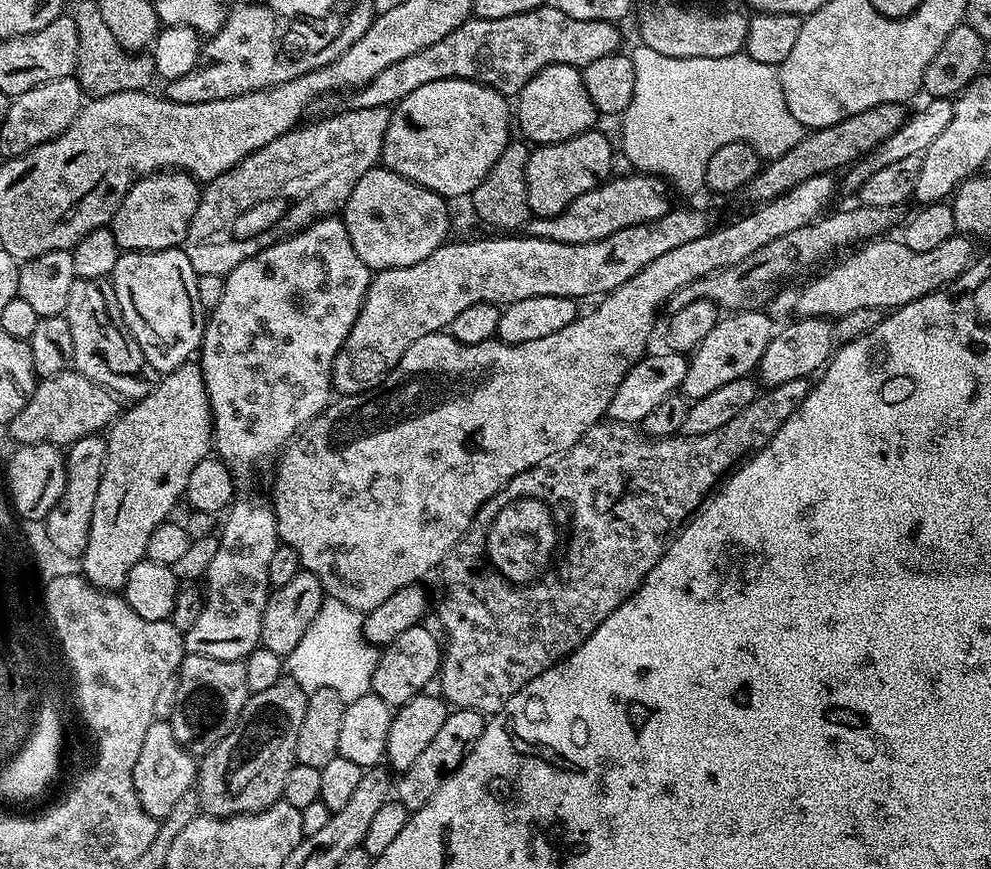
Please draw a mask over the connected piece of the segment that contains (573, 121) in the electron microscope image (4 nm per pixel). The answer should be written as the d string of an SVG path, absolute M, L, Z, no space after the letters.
M551 64L538 70L515 97L514 120L520 123L520 132L525 136L521 137L536 146L566 142L578 134L593 131L598 113L586 91L583 71L569 64Z

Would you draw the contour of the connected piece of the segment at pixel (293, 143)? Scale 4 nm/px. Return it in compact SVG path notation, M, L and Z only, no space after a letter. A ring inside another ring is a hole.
M363 108L328 114L323 117L325 120L316 120L313 124L301 123L292 131L274 138L274 142L262 146L262 150L254 150L254 154L238 162L238 166L226 170L226 174L207 181L182 245L197 276L218 274L225 277L246 258L301 232L316 220L339 213L350 190L358 186L358 178L381 163L380 151L391 117L388 108Z

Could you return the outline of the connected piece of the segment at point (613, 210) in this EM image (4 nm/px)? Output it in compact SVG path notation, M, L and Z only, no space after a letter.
M629 174L619 178L609 178L594 190L586 190L566 210L553 216L538 216L529 219L526 225L527 235L537 236L550 242L566 242L567 244L585 244L598 242L602 238L610 238L610 234L618 234L618 230L626 230L626 226L638 226L654 222L654 218L662 218L669 208L673 207L673 193L669 185L658 176L647 174Z

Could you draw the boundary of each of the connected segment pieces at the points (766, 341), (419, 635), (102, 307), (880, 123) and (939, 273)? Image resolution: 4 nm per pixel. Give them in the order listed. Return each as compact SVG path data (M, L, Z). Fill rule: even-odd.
M736 310L725 315L718 320L710 334L703 338L701 344L690 352L682 387L683 395L689 401L706 398L706 394L726 386L726 382L752 376L759 369L762 354L766 354L766 346L770 346L774 335L772 320L766 313L764 310Z
M423 623L398 634L392 644L379 653L372 675L371 695L382 698L382 702L399 706L410 702L410 698L421 695L428 683L437 679L442 663L442 644Z
M76 279L74 286L70 286L70 302L66 302L64 316L70 326L70 338L74 341L72 363L75 371L108 389L113 396L125 396L128 402L138 401L152 392L158 373L150 362L146 362L138 342L130 334L111 279Z
M904 104L870 106L870 110L862 110L862 114L850 114L850 118L834 122L834 126L809 131L802 138L802 142L798 142L798 146L793 146L791 150L786 150L786 154L776 160L767 161L761 167L760 173L749 182L746 195L752 199L753 205L765 204L767 200L786 194L786 190L798 186L798 182L806 182L806 178L836 174L836 171L839 173L847 169L900 129L906 119L904 110Z
M964 234L951 236L936 249L925 253L910 249L901 239L888 239L884 236L867 241L833 268L825 267L821 276L813 275L813 280L801 290L796 300L795 315L836 319L863 307L895 310L951 285L974 260L973 241Z

